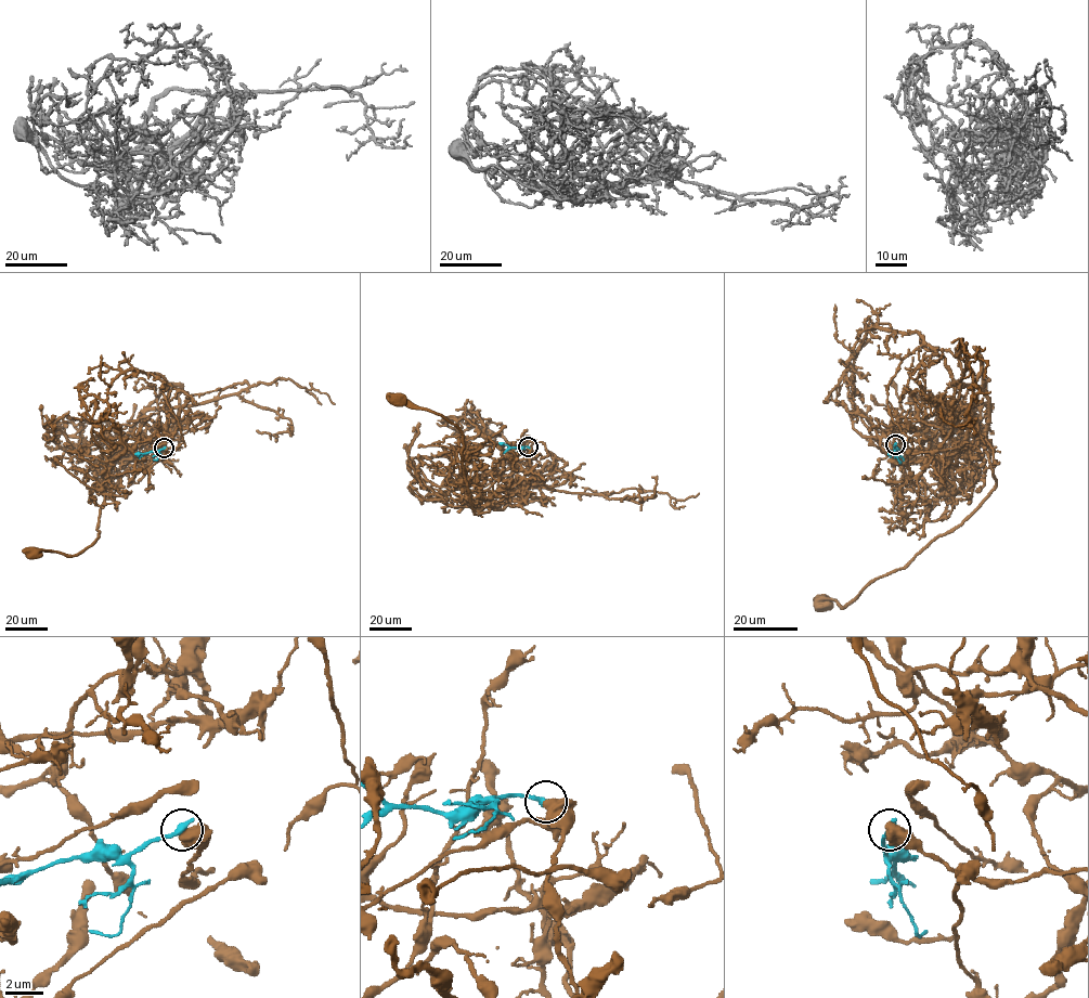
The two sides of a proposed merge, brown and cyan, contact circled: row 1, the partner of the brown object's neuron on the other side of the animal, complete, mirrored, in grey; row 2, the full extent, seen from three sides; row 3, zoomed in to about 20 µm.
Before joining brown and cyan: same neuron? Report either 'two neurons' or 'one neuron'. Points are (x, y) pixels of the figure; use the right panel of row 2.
two neurons

